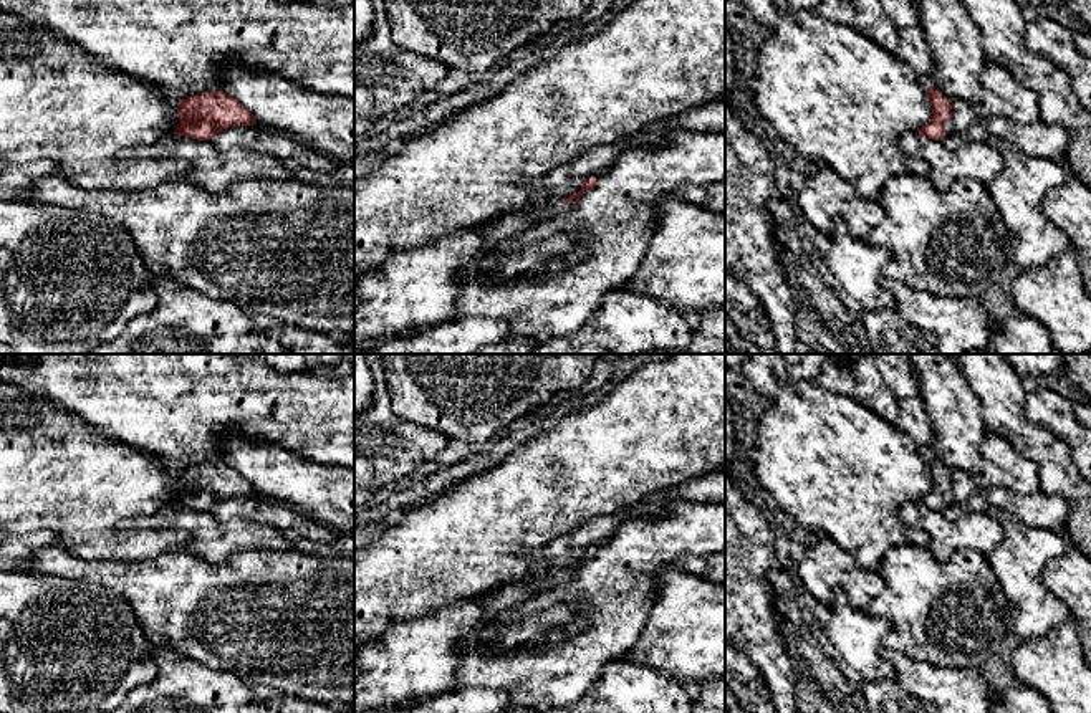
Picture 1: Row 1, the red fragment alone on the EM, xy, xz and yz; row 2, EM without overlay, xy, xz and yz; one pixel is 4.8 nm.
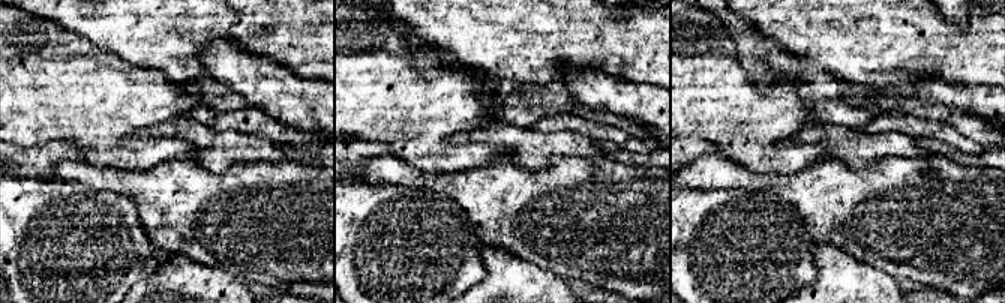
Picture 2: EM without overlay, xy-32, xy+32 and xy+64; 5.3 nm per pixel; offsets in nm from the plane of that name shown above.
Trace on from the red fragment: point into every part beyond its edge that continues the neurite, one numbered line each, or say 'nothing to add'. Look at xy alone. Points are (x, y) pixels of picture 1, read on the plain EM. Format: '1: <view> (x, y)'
nothing to add

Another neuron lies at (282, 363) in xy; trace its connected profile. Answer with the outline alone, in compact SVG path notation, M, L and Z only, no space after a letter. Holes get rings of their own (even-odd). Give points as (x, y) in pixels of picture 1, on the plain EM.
M237 354L242 359L260 359L281 374L303 372L313 366L311 354Z

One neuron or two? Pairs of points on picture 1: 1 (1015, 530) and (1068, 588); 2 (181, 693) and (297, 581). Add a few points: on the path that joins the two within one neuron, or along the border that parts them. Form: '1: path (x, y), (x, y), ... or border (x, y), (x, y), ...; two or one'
1: border (1070, 543), (1043, 571), (1043, 584), (1060, 601); two
2: border (173, 650), (212, 669), (232, 672), (244, 682); two

